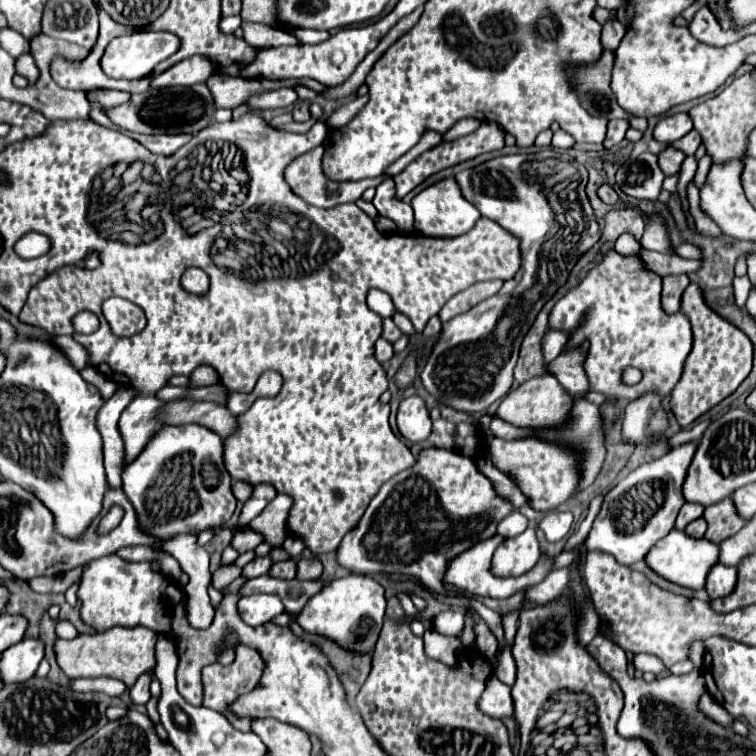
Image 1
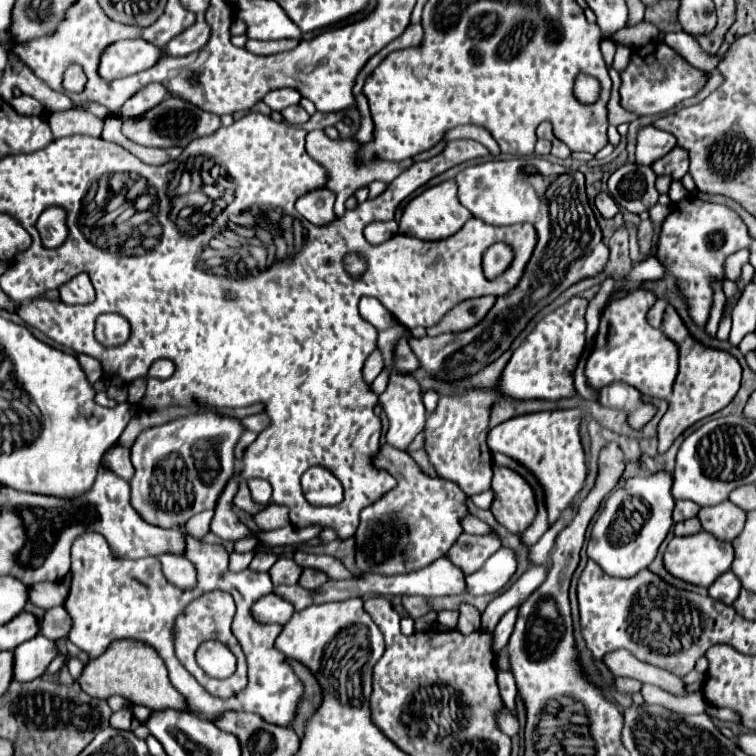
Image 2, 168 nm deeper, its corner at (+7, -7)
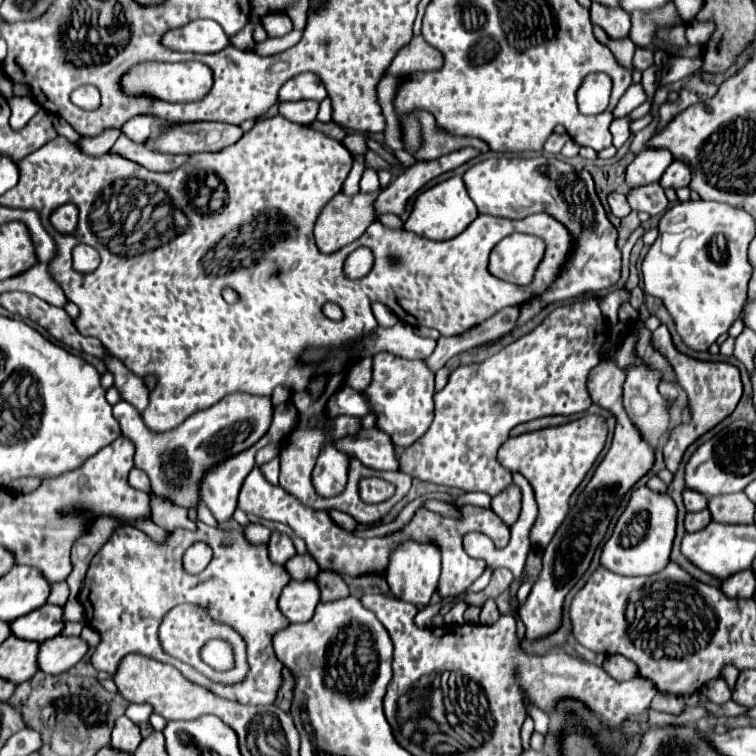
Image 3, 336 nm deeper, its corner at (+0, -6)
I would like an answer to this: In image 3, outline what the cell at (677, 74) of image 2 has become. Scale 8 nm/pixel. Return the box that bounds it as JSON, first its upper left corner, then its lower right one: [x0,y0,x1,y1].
[613,83,647,117]

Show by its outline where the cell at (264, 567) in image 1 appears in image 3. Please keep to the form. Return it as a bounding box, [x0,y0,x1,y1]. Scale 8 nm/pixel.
[267,533,295,565]

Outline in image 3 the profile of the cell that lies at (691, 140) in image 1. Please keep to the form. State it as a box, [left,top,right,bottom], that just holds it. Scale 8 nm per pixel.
[659,161,691,189]

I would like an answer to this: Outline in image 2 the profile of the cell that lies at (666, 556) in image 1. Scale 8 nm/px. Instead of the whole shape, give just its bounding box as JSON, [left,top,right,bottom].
[664,530,734,588]

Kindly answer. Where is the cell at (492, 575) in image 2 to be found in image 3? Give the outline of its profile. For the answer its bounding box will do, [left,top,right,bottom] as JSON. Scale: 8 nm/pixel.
[445,601,469,625]

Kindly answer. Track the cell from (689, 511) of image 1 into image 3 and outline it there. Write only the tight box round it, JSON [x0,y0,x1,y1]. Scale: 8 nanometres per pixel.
[683,491,707,511]

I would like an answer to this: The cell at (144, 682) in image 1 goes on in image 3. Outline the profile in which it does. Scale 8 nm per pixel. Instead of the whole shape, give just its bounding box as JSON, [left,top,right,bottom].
[111,715,141,751]

